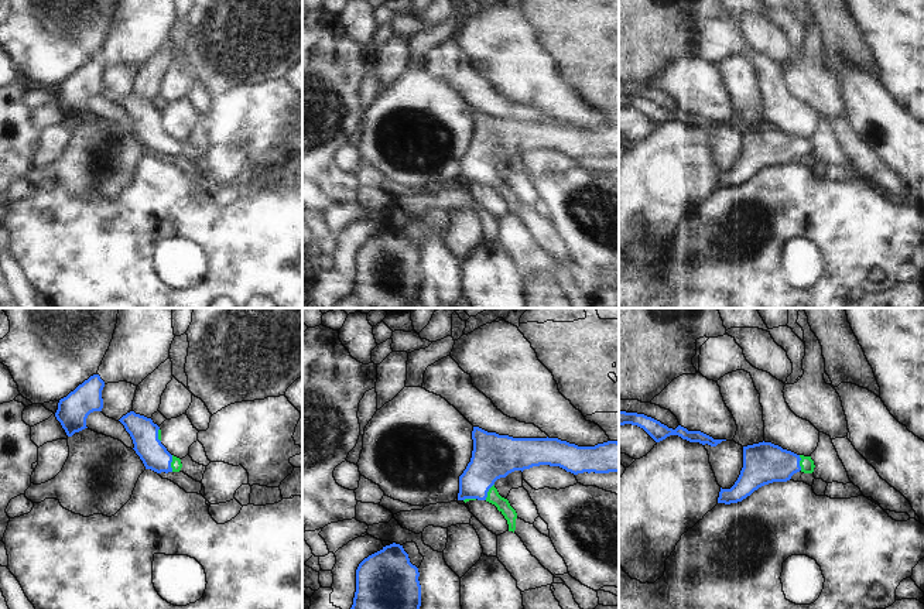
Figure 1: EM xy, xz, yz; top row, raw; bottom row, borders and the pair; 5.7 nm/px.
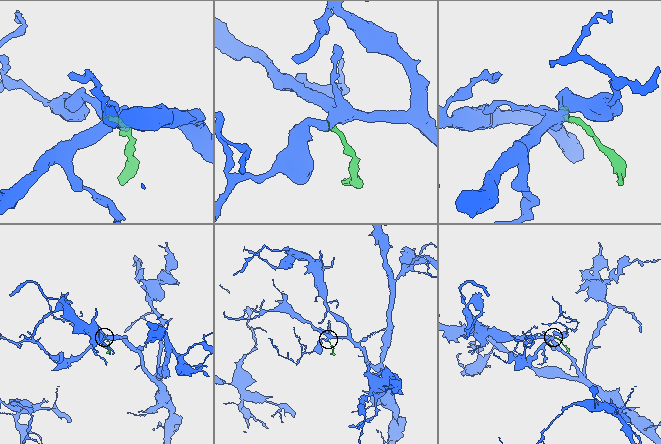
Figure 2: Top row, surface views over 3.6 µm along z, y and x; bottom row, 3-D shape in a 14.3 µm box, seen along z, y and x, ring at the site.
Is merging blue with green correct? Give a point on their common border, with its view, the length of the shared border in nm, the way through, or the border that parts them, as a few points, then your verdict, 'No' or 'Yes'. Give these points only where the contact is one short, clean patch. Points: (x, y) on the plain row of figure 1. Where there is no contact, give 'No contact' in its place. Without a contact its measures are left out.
Touches blue at xy (170, 147). Shared border 100 nm. Path across: xy (144, 116), (147, 125), (170, 147), (175, 147). Yes

